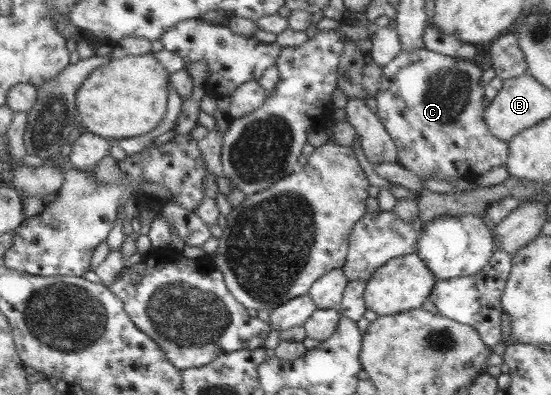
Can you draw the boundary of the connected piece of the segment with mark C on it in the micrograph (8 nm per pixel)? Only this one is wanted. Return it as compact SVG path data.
M425 48L400 50L382 68L376 100L375 115L390 135L396 147L397 163L421 179L437 175L449 182L457 178L475 181L479 175L506 162L508 147L489 133L483 119L484 93L479 83L482 70L474 59L452 58Z

